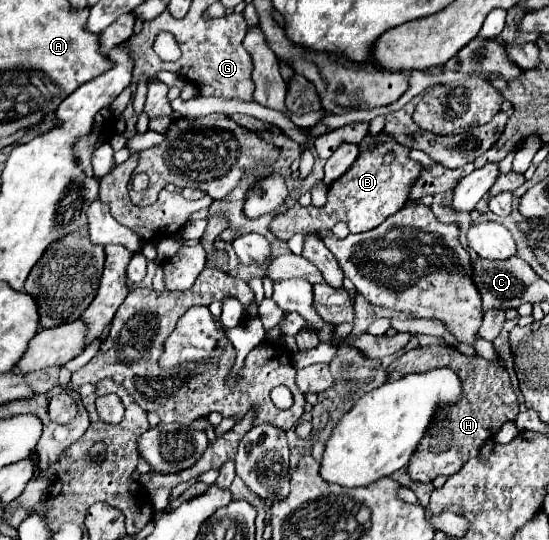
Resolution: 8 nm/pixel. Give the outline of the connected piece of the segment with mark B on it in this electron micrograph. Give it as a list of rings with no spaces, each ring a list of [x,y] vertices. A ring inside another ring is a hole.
[[[381,131],[379,135],[367,135],[359,143],[359,157],[355,159],[351,169],[329,185],[327,203],[321,209],[315,207],[315,205],[303,207],[299,203],[295,203],[293,207],[289,207],[287,211],[279,213],[273,219],[271,231],[279,239],[287,241],[295,233],[305,235],[305,233],[311,233],[311,231],[333,229],[333,225],[339,223],[339,221],[345,221],[349,225],[351,233],[363,233],[363,231],[375,229],[379,223],[383,223],[389,215],[397,213],[407,203],[411,187],[415,185],[417,177],[423,171],[423,167],[417,161],[409,159],[409,151],[411,149],[397,143],[385,131]],[[391,149],[397,153],[397,163],[393,165],[393,169],[385,167],[385,163],[383,163],[383,155]]]

